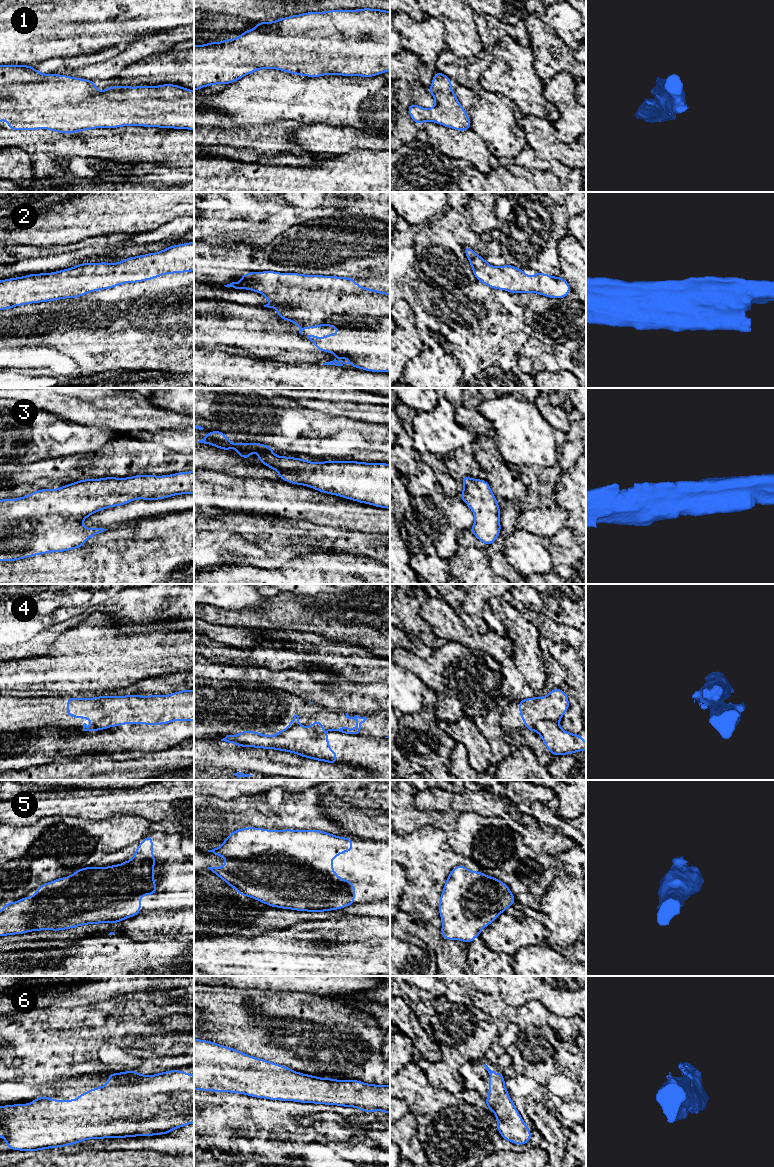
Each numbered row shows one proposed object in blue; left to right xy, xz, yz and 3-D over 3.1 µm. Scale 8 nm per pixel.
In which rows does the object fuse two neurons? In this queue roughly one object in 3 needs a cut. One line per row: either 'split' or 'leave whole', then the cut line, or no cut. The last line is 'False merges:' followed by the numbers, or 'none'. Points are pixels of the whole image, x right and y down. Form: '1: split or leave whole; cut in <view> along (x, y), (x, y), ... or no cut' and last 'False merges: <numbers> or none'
1: leave whole; no cut
2: leave whole; no cut
3: leave whole; no cut
4: split; cut in yz along (557, 721), (538, 719), (533, 725)
5: leave whole; no cut
6: leave whole; no cut
False merges: 4

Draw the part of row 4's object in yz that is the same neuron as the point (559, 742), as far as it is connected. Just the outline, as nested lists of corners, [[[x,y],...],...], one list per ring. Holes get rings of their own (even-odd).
[[[541,719],[537,720],[534,726],[536,732],[541,736],[545,748],[547,748],[553,756],[586,751],[586,742],[582,735],[572,734],[563,730],[558,722]]]

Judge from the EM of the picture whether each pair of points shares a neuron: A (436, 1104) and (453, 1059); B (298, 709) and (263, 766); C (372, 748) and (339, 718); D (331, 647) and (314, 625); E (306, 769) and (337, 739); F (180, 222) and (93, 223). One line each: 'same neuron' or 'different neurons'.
A: different neurons
B: different neurons
C: different neurons
D: different neurons
E: different neurons
F: different neurons

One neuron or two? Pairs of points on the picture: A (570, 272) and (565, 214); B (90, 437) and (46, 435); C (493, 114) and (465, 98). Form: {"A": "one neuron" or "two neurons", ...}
{"A": "two neurons", "B": "one neuron", "C": "one neuron"}

